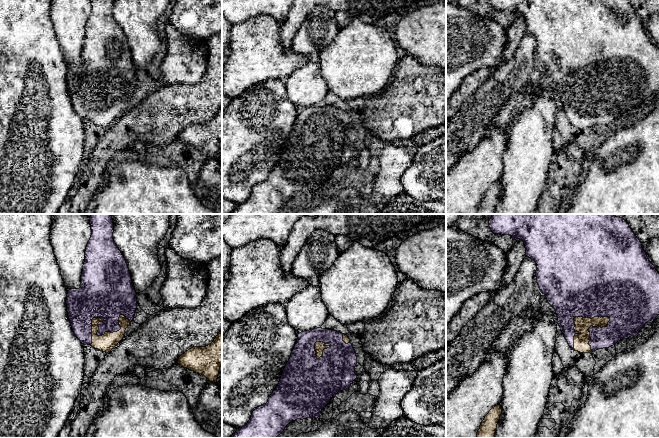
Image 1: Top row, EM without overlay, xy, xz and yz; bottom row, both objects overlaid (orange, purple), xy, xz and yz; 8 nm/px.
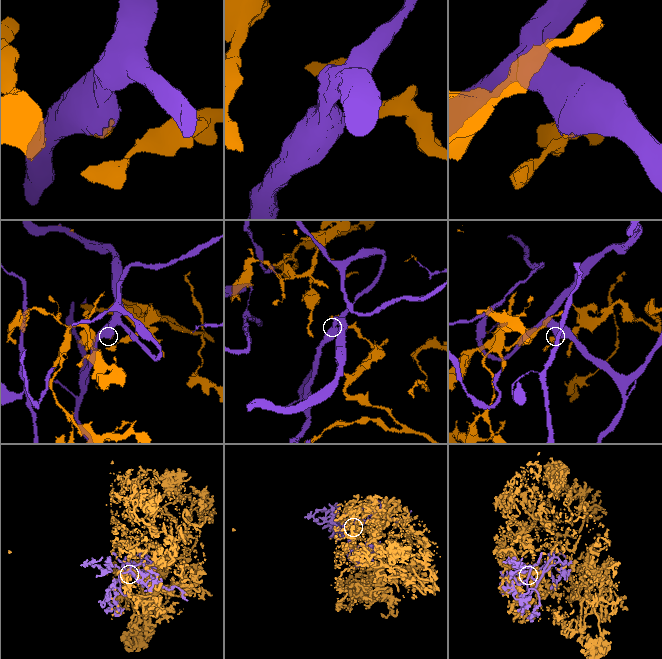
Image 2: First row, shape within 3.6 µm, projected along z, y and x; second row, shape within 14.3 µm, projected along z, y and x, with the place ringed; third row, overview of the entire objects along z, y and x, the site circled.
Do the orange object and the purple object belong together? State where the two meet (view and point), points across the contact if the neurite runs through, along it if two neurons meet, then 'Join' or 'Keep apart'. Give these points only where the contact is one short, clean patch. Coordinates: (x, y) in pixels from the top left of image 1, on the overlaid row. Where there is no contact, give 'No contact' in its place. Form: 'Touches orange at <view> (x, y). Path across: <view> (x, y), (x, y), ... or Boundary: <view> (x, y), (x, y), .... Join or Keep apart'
Touches orange at yz (577, 317). Join

